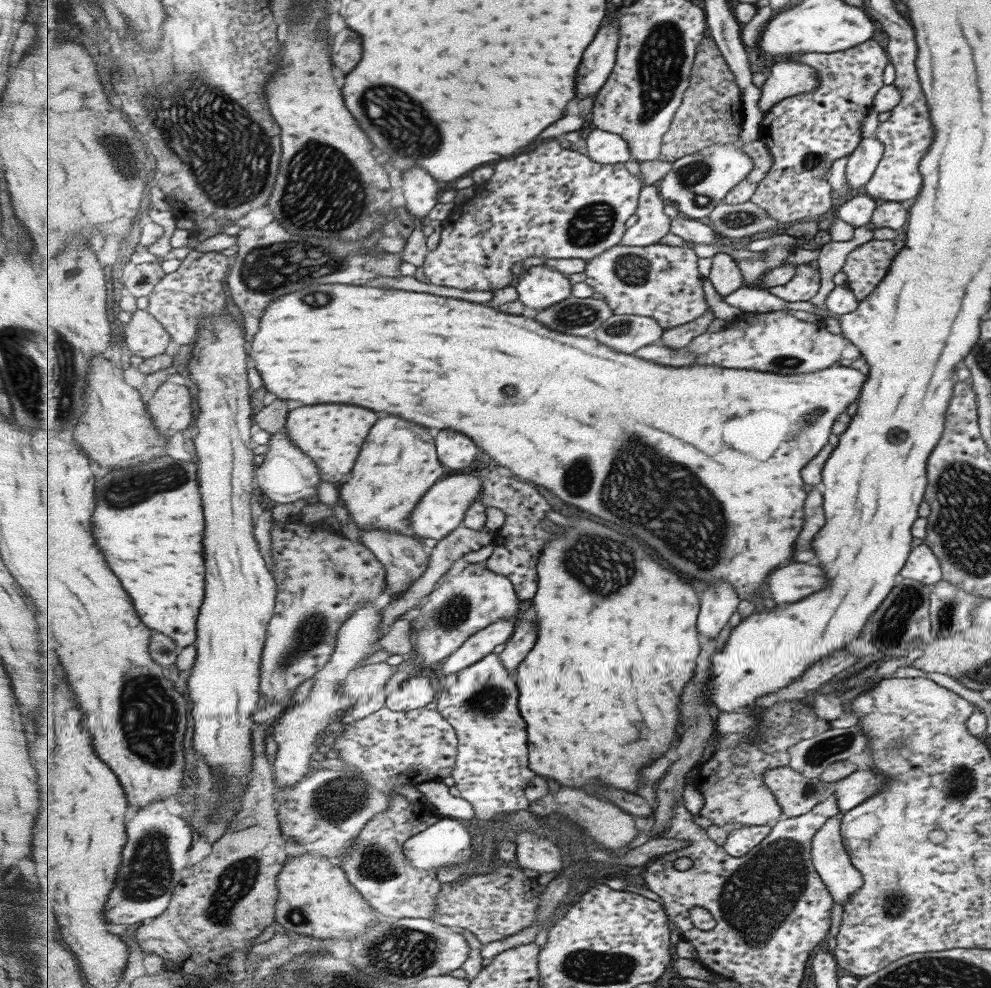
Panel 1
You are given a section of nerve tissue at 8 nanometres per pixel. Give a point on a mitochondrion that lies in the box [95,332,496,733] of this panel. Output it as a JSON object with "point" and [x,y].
{"point":[127,490]}

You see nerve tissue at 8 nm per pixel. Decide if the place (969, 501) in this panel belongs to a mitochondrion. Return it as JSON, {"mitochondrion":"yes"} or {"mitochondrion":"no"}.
{"mitochondrion":"yes"}

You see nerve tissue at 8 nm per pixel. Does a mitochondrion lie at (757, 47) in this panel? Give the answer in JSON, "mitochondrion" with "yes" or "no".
{"mitochondrion":"no"}

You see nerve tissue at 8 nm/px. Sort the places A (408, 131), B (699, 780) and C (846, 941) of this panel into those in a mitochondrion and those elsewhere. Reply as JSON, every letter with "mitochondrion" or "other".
{"A":"mitochondrion","B":"other","C":"other"}

